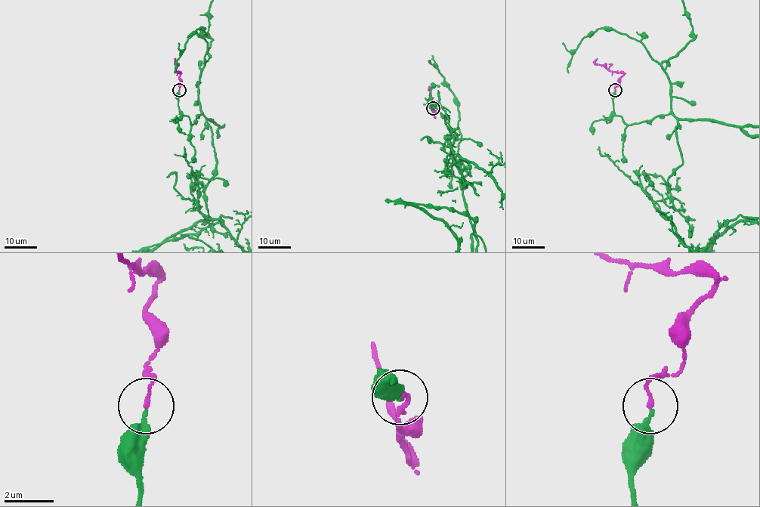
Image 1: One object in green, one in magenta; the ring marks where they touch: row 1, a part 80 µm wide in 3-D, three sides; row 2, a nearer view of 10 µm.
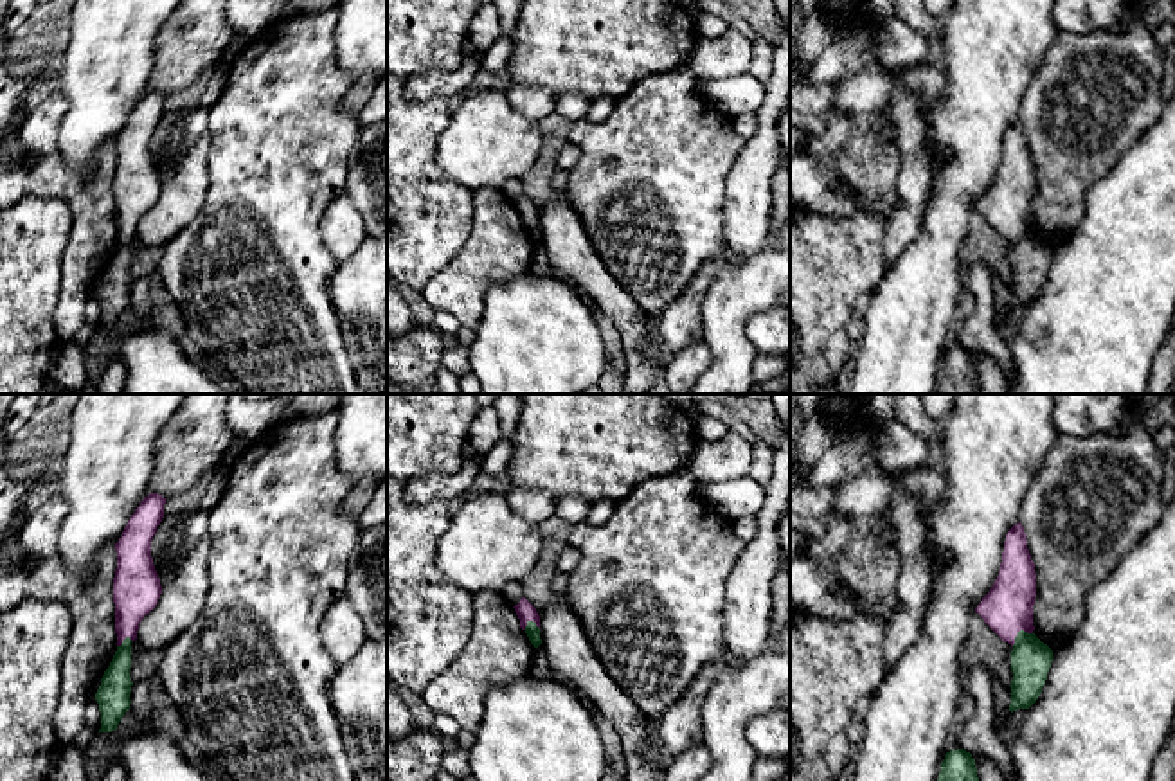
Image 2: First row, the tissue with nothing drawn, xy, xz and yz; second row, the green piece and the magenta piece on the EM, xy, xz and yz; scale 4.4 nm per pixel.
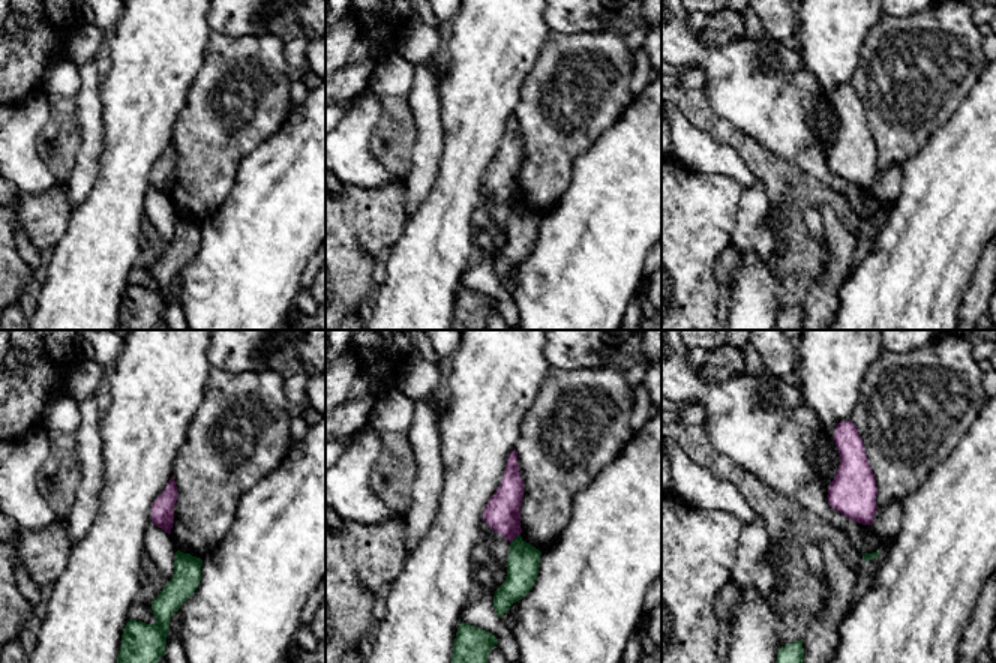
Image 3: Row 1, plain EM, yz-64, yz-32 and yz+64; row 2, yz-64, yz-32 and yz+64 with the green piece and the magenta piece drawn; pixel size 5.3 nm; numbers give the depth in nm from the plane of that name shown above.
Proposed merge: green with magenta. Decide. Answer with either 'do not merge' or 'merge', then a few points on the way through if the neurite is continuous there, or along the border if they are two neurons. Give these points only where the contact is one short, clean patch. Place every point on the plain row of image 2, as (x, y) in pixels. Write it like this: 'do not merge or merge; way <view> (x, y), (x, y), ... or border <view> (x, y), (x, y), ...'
merge; way yz (1031, 256), (1019, 229), (1006, 206)

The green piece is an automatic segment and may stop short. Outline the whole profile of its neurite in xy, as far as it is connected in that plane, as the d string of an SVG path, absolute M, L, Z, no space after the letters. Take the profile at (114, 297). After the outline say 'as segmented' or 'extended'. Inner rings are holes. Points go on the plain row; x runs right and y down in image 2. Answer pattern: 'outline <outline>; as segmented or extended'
outline M144 94L115 140L117 166L113 175L117 248L101 275L95 297L101 308L99 329L117 326L130 306L131 239L140 218L157 203L162 182L151 155L151 137L164 115L166 95Z; extended

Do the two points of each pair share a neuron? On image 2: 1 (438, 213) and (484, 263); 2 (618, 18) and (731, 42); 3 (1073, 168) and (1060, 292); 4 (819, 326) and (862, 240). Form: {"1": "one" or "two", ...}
{"1": "two", "2": "two", "3": "two", "4": "one"}

